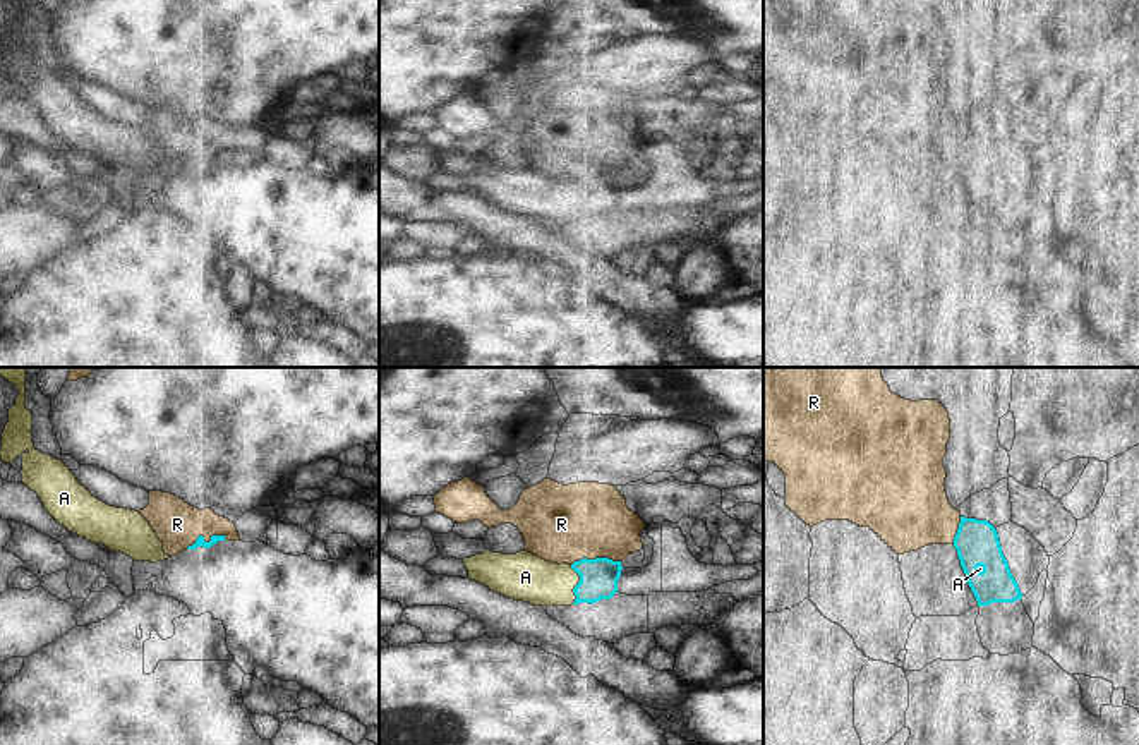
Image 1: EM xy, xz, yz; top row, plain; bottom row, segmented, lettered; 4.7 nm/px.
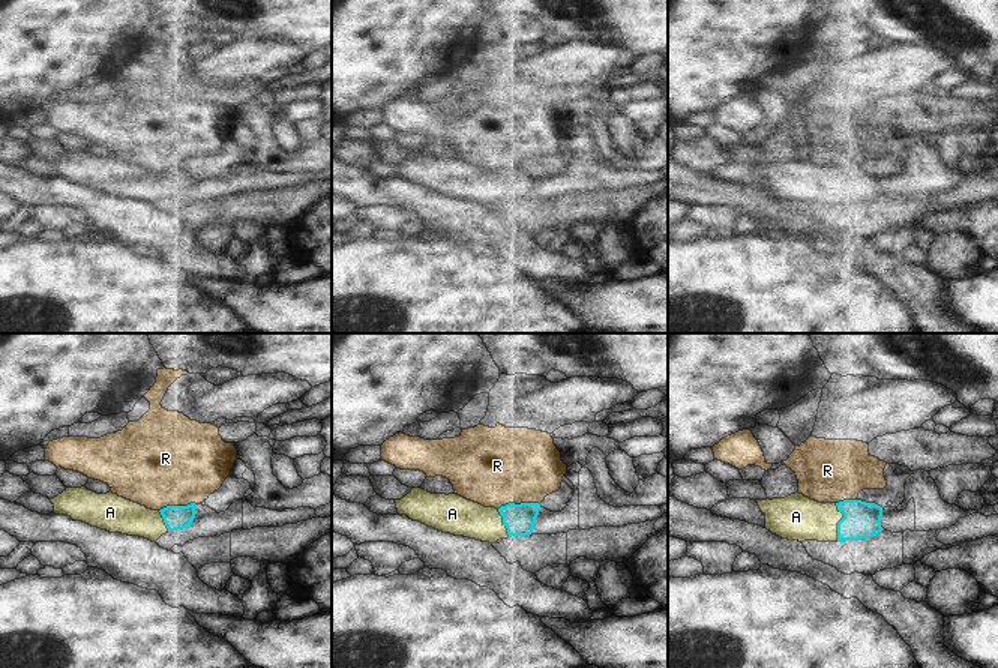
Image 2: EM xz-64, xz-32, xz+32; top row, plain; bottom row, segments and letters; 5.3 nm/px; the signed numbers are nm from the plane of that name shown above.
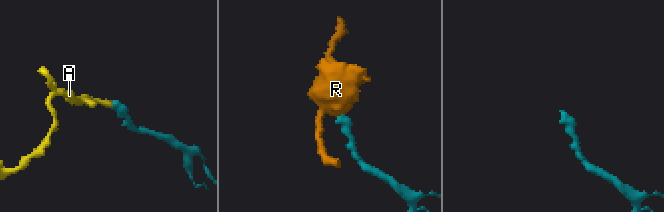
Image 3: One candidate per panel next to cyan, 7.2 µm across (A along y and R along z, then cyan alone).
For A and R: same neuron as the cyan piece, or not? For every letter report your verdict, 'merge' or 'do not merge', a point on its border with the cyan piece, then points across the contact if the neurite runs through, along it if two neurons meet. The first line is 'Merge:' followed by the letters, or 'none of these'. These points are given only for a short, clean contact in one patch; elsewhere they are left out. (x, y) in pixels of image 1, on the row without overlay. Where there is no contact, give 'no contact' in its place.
Merge: A
A: merge; meets cyan in xz at (578, 199)
R: do not merge; meets cyan in xy at (204, 157)

